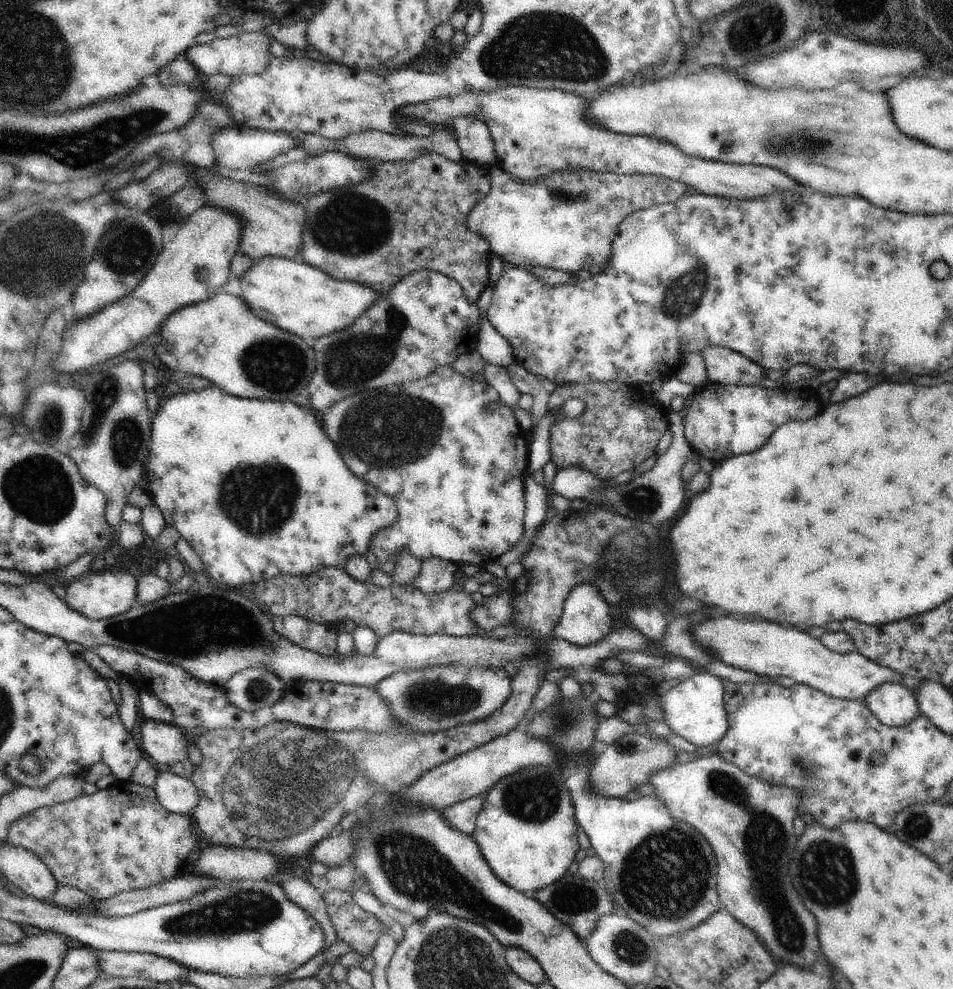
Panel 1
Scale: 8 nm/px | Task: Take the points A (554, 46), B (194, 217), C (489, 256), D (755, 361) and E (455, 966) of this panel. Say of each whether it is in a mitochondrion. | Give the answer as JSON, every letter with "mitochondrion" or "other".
{"A":"mitochondrion","B":"other","C":"other","D":"other","E":"mitochondrion"}

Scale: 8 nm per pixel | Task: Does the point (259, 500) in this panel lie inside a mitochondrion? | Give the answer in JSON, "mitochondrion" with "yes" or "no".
{"mitochondrion":"yes"}

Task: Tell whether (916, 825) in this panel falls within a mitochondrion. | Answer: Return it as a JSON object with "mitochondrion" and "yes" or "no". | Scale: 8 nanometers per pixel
{"mitochondrion":"yes"}

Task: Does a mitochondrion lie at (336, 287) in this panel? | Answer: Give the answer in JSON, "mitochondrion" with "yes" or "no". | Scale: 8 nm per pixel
{"mitochondrion":"no"}

